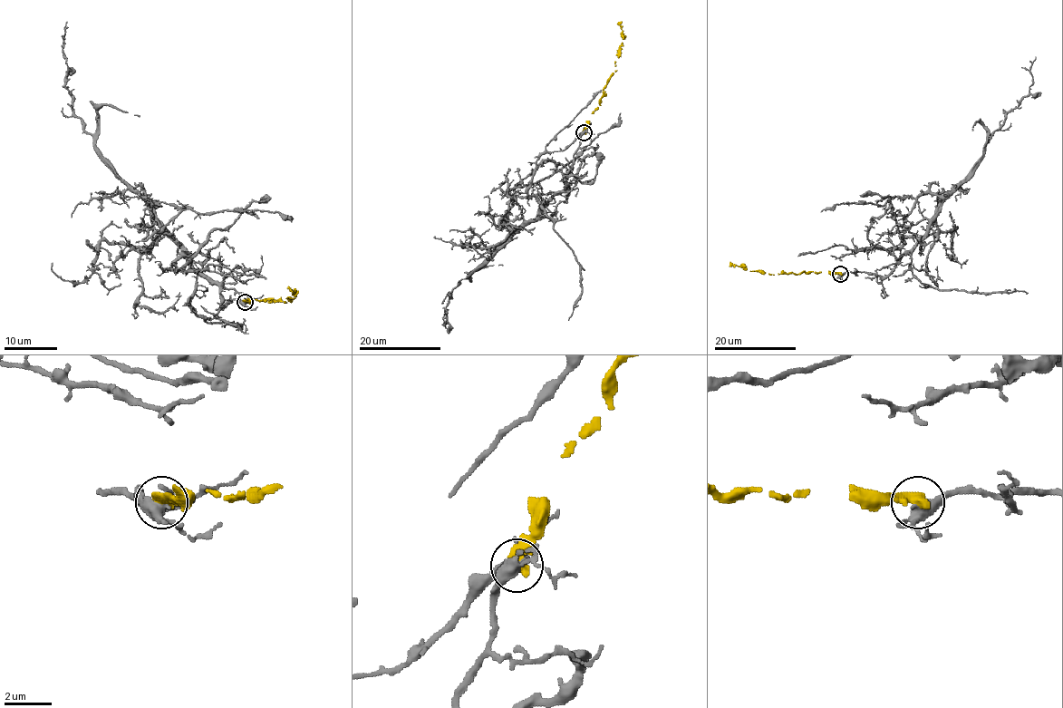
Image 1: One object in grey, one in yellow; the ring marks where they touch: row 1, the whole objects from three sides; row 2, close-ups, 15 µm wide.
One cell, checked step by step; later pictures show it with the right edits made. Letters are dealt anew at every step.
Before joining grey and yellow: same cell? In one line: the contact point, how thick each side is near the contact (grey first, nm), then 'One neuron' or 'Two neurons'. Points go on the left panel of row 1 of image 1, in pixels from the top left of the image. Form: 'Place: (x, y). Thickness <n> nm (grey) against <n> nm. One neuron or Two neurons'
Place: (245, 302). Thickness 440 nm (grey) against 550 nm. Two neurons

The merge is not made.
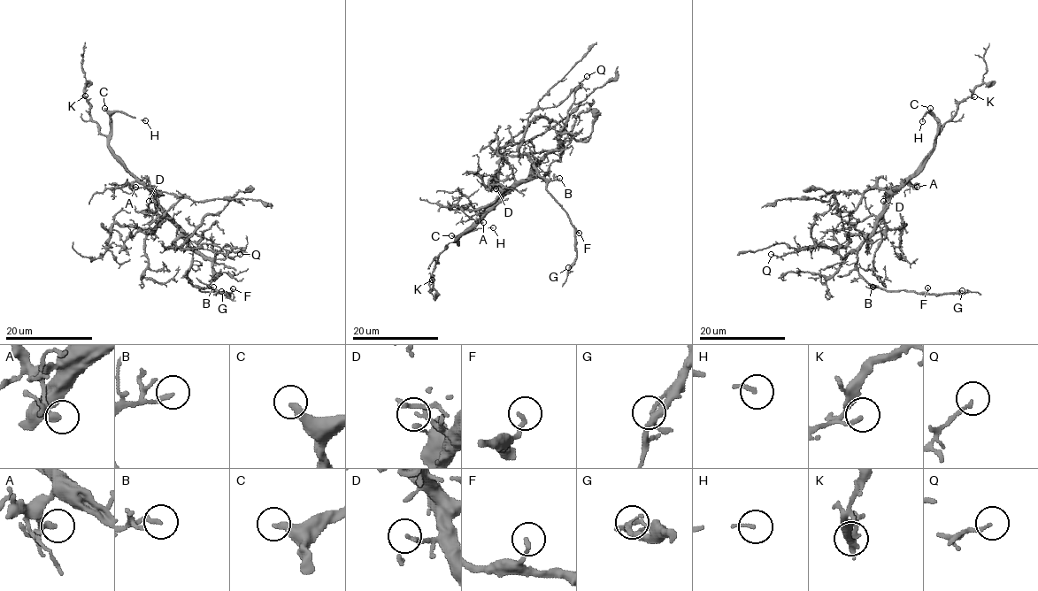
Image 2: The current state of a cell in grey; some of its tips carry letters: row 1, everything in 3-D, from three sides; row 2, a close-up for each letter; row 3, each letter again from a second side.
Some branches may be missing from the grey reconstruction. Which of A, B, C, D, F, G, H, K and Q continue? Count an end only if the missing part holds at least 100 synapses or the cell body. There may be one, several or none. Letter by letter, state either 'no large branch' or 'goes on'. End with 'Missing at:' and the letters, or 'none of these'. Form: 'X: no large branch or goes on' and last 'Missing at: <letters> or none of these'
A: no large branch
B: no large branch
C: goes on
D: no large branch
F: no large branch
G: no large branch
H: goes on
K: no large branch
Q: no large branch
Missing at: C, H

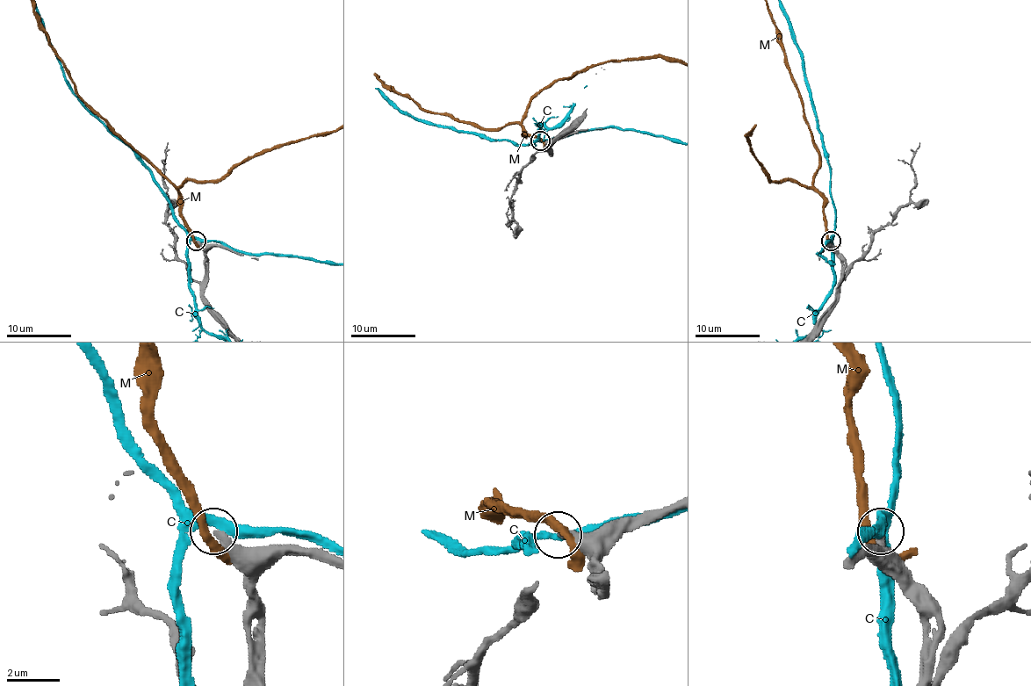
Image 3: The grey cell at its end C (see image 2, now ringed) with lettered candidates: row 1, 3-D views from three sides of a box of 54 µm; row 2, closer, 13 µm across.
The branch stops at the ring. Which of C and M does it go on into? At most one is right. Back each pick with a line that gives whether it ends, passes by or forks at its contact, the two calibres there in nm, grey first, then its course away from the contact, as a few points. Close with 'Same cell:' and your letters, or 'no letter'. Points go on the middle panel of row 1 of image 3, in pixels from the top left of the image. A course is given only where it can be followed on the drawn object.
Same cell: no letter

